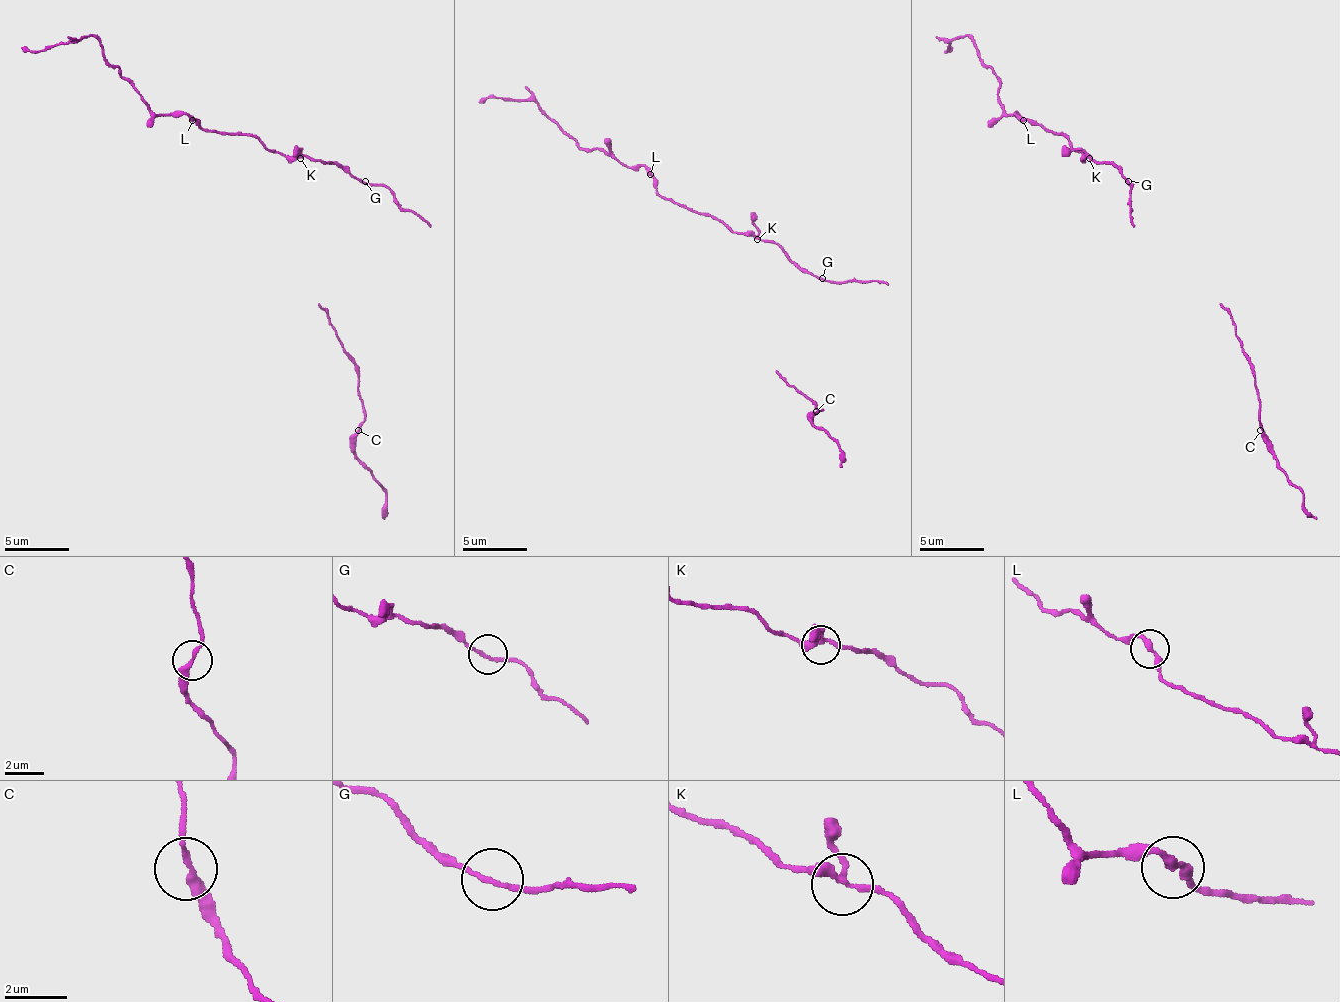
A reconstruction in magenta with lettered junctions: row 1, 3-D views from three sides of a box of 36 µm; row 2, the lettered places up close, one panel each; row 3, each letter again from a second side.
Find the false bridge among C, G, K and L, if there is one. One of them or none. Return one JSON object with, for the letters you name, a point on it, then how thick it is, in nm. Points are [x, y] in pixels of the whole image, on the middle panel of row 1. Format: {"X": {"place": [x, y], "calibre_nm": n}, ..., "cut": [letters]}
{"cut": []}

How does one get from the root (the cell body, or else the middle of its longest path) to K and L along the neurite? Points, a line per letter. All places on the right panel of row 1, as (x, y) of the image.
K: (1128, 181), (1111, 165), (1098, 165), (1089, 158)
L: (1128, 181), (1111, 165), (1086, 158), (1063, 136), (1030, 126), (1024, 119)

